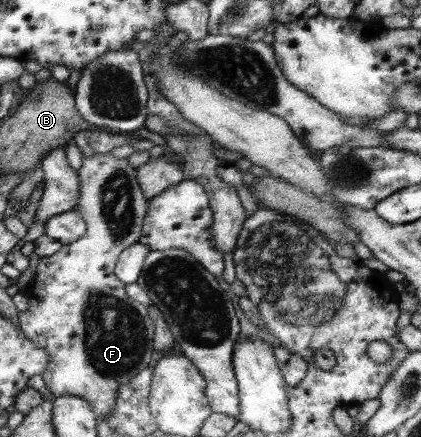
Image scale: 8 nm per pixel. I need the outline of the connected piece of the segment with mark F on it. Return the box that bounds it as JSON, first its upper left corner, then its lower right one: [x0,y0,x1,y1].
[18,152,155,420]

